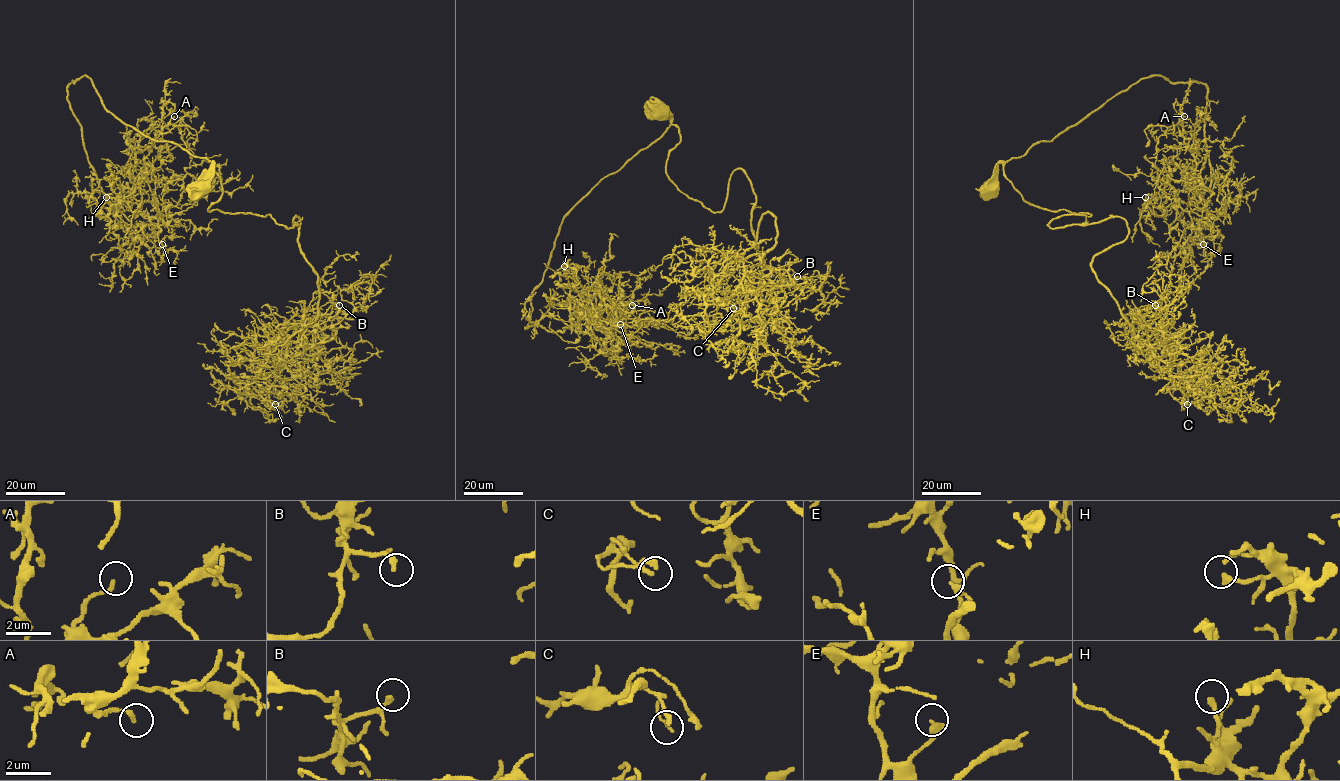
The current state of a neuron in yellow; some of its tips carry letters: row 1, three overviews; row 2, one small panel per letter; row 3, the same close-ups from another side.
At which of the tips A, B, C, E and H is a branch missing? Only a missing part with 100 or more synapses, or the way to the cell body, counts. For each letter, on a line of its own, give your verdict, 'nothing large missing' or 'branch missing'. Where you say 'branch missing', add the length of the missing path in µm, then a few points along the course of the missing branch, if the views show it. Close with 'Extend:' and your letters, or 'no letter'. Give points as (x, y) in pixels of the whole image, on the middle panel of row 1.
A: nothing large missing
B: nothing large missing
C: nothing large missing
E: nothing large missing
H: nothing large missing
Extend: no letter

